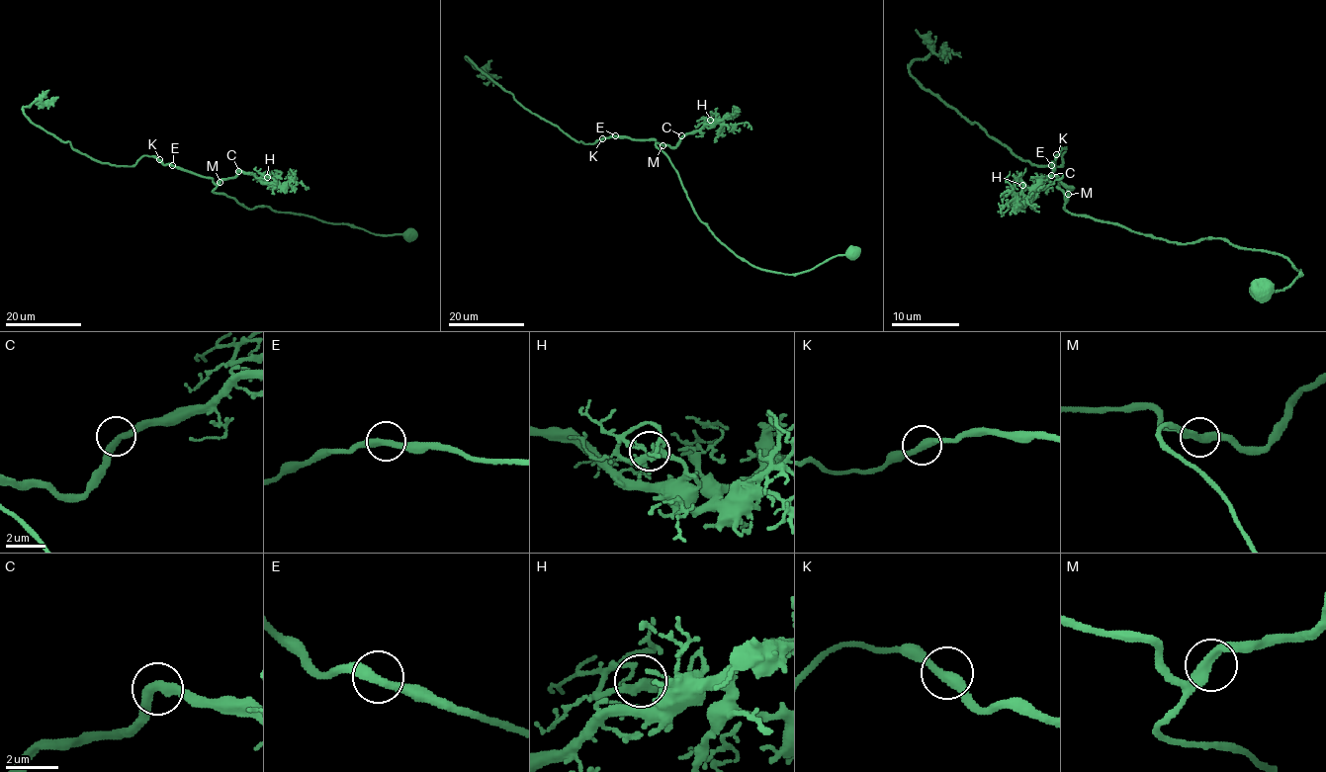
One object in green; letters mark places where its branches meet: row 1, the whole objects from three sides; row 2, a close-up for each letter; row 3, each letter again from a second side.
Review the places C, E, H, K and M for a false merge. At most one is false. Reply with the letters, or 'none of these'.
none of these

